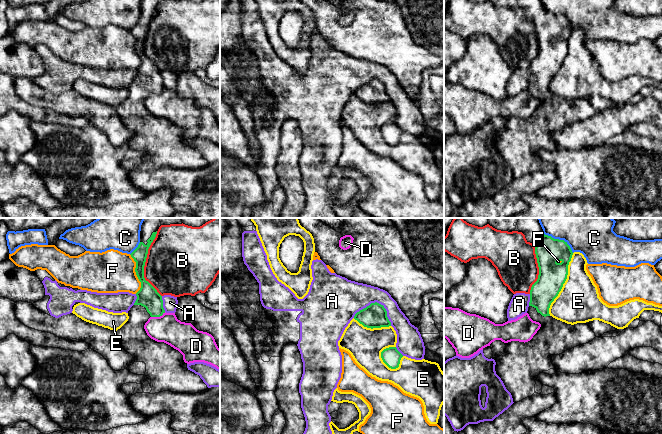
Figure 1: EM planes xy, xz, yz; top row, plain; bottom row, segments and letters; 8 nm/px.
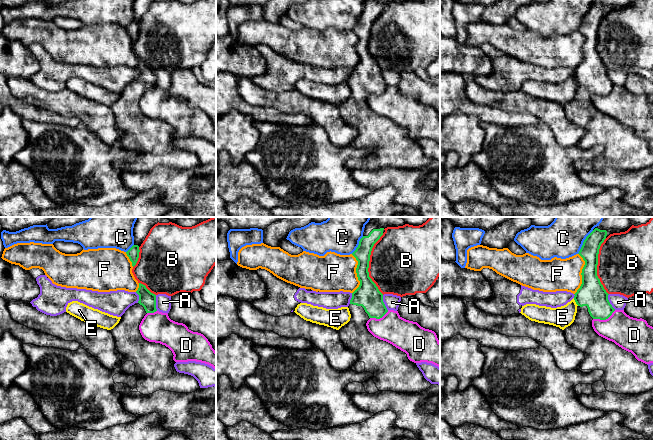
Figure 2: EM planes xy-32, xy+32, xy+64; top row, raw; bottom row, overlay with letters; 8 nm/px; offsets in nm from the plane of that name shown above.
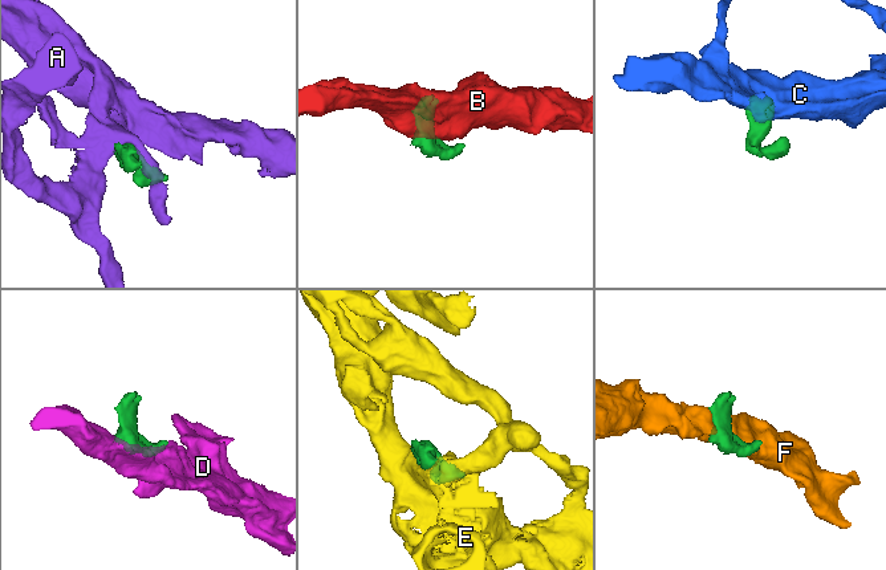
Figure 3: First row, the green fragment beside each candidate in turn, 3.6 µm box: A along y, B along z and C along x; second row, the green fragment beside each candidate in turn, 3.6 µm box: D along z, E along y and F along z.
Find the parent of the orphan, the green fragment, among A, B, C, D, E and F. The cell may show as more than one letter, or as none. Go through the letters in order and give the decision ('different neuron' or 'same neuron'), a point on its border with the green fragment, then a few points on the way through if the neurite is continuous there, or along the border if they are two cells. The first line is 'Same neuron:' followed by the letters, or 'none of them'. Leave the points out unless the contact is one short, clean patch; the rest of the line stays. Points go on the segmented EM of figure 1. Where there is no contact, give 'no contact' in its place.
Same neuron: none of them
A: different neuron; contact xz (376, 302)
B: different neuron; contact xy (144, 264)
C: different neuron; contact yz (558, 239); border yz (543, 232), (554, 238), (562, 239), (573, 252)
D: different neuron; contact xy (158, 316)
E: different neuron; contact yz (563, 283)
F: different neuron; contact xy (136, 274); border xy (129, 254), (140, 282), (136, 293)

